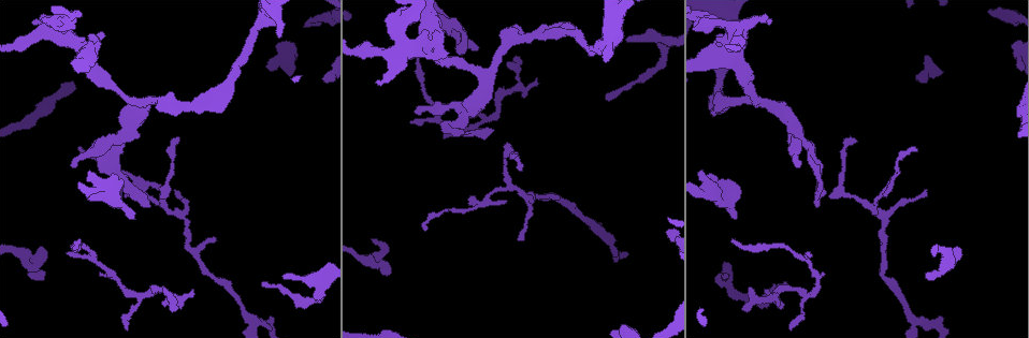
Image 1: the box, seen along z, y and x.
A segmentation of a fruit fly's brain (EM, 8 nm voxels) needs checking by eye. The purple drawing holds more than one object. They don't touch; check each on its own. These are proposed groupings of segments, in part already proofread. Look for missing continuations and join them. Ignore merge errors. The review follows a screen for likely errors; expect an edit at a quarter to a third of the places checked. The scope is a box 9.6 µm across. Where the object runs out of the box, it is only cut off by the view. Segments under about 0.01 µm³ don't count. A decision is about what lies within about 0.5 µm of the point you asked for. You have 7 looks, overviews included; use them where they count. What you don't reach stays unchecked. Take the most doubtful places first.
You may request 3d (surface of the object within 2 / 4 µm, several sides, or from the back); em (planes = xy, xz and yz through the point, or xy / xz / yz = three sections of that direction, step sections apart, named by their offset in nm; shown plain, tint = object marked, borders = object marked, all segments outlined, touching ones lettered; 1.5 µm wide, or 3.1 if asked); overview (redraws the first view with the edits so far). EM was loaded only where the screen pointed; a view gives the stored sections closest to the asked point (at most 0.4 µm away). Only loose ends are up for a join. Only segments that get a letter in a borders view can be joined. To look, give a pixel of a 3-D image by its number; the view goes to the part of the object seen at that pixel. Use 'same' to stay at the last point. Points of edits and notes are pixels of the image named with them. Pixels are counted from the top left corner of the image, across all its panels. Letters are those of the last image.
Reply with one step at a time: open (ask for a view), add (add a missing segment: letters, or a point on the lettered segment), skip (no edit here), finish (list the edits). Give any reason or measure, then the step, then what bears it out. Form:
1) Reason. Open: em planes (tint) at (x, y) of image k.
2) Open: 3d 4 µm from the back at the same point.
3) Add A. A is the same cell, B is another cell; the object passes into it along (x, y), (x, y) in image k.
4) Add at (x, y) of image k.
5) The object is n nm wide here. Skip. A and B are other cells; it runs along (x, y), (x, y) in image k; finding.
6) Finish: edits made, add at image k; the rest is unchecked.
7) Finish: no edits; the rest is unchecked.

An open end. Open: 3d 2 µm at (261, 282) of image 1.

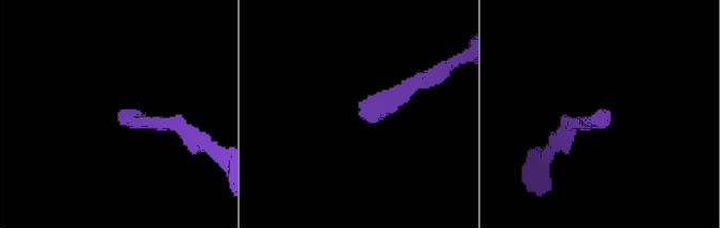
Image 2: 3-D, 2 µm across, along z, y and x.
Open: em planes (borders) at (362, 118) of image 2.

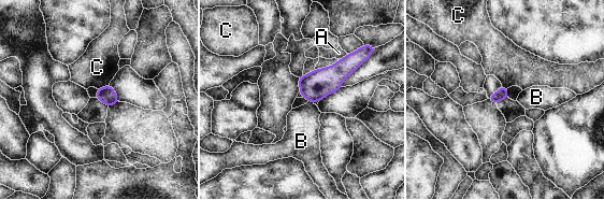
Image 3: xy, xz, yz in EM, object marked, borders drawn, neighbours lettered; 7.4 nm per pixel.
The object is 90 nm wide here. Skip. A, B and C are other cells; a border runs along (308, 100), (313, 103) in image 3; no lettered segment goes on from it.

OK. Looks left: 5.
Tapers out. Open: 3d 2 µm at (767, 289) of image 1.

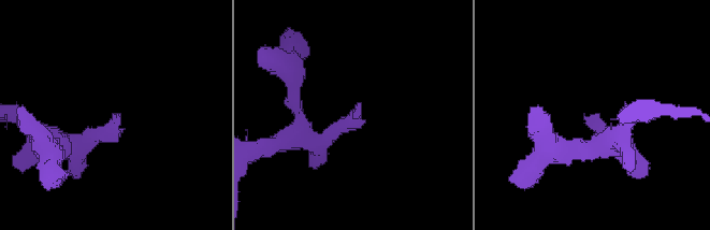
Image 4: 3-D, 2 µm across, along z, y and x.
Shape alone is not enough. Open: em planes (borders) at (587, 119) of image 4.

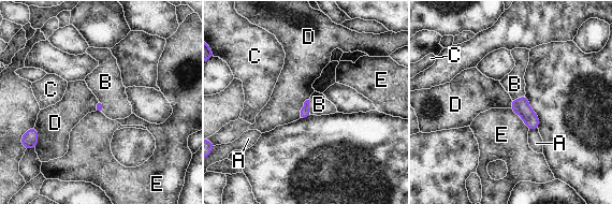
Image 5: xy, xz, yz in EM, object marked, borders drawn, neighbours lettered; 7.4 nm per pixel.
Add B. B is the same cell, A, C, D and E are other cells; it goes on there.

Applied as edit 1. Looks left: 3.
Open: overview.

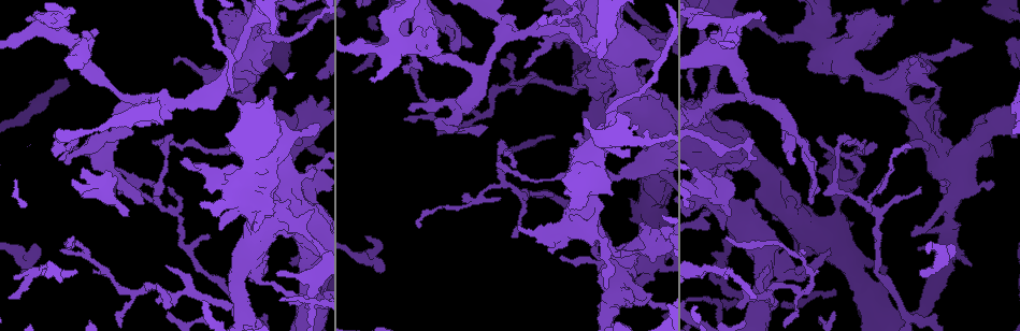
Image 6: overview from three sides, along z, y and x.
Branch stops here. Open: em planes (plain) at (366, 237) of image 6.

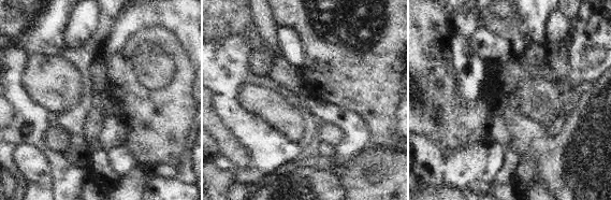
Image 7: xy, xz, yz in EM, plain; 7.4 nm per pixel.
See the neighbours. Open: em planes (borders) at the same point.

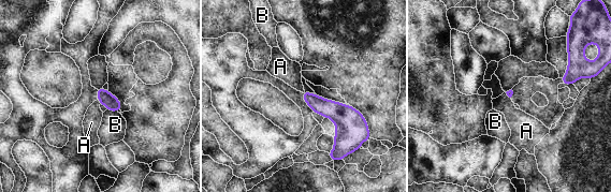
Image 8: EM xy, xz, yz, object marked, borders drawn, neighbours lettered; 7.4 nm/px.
Skip. A and B are other cells; no lettered segment goes on from it.

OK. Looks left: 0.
Finish: edits made, add at image 5; the rest is unchecked.

